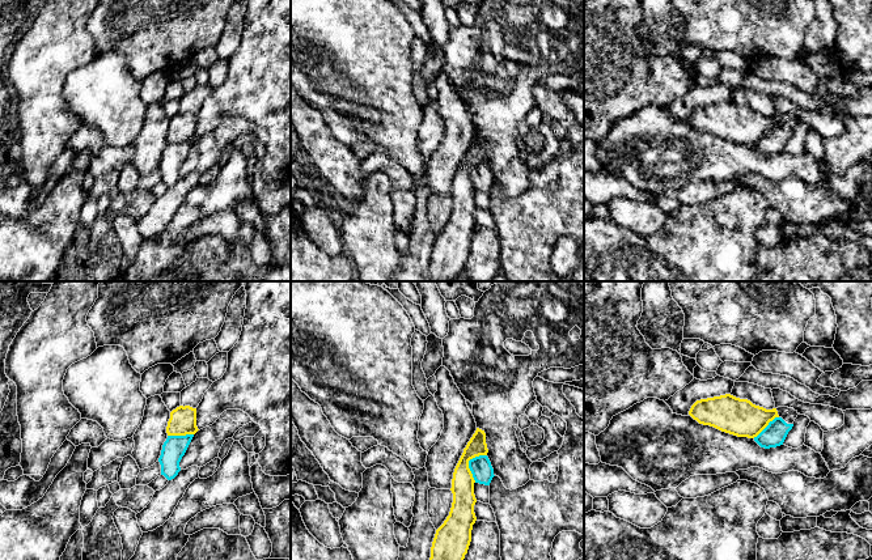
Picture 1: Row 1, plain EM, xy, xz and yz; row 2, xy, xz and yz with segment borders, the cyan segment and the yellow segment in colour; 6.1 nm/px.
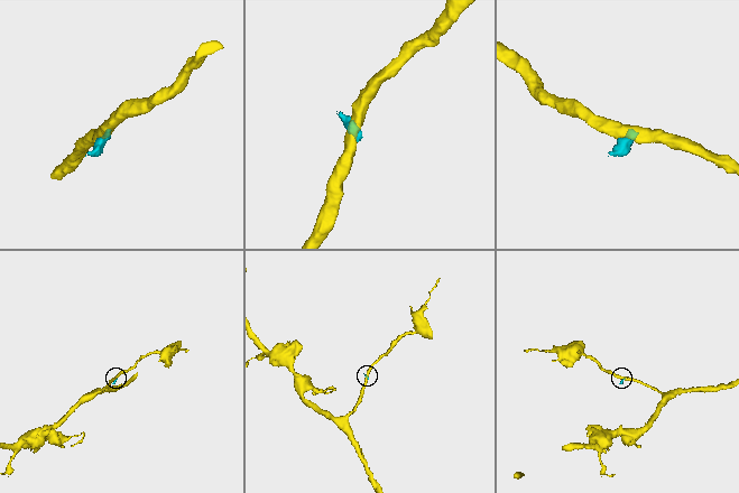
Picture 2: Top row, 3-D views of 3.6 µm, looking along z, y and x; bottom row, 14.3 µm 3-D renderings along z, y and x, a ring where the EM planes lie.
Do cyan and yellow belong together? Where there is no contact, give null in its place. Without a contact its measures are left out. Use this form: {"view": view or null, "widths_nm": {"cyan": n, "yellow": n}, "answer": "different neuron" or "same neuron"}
{"view": "xz", "widths_nm": {"cyan": 130, "yellow": 140}, "answer": "different neuron"}

